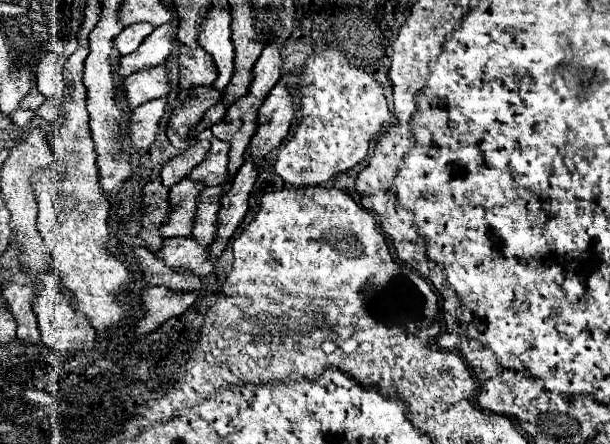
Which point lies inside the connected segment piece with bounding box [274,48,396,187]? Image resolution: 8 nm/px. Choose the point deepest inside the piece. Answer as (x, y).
(343, 110)

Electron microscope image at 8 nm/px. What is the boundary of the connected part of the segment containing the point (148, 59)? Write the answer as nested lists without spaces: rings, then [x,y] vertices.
[[[172,22],[158,26],[154,34],[150,34],[138,50],[120,58],[118,74],[130,76],[132,72],[138,72],[146,66],[156,66],[166,62],[174,46],[174,36],[176,36],[176,26]]]

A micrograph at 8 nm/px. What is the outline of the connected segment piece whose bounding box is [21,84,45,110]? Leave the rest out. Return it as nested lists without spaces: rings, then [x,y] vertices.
[[[34,84],[32,90],[30,90],[30,94],[22,99],[21,106],[24,110],[35,110],[44,102],[44,100],[44,96],[38,92],[36,84]]]

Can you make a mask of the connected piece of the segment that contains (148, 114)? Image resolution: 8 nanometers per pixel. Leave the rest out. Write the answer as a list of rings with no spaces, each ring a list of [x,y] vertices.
[[[154,98],[150,102],[144,102],[142,106],[134,108],[128,126],[130,126],[130,138],[134,148],[148,148],[154,144],[156,134],[160,130],[160,120],[168,108],[168,98]]]

